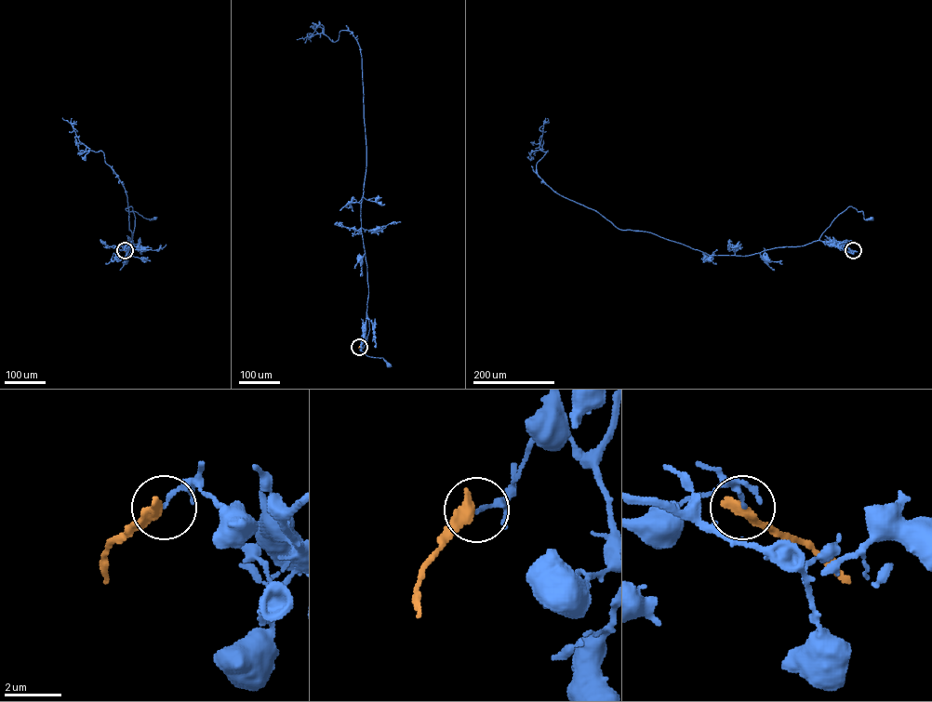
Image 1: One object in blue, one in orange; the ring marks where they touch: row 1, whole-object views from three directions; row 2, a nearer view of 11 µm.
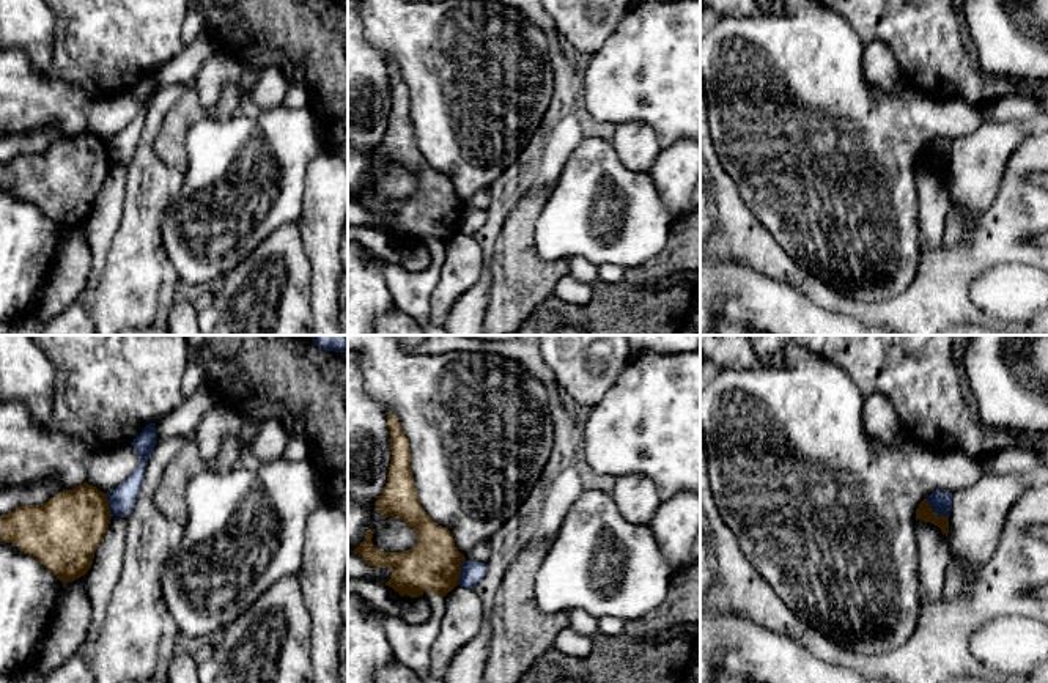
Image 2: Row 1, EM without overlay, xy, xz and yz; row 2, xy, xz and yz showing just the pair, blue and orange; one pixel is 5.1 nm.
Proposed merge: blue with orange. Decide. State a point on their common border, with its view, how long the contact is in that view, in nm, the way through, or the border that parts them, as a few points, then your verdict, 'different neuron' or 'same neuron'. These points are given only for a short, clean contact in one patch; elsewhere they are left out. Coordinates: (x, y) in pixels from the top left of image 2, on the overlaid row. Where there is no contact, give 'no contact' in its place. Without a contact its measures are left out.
meets blue in yz at (935, 512); contact 150 nm long; border along yz (926, 499), (938, 515), (948, 516); different neuron

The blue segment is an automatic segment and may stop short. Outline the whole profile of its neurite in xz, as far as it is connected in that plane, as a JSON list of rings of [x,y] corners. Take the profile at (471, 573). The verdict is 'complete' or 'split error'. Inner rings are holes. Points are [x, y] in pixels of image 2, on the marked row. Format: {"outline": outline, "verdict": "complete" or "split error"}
{"outline": [[[464,560],[458,585],[474,589],[486,574],[486,563]]], "verdict": "complete"}

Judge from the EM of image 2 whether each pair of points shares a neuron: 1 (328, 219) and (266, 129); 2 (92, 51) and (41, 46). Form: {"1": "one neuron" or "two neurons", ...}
{"1": "two neurons", "2": "two neurons"}

